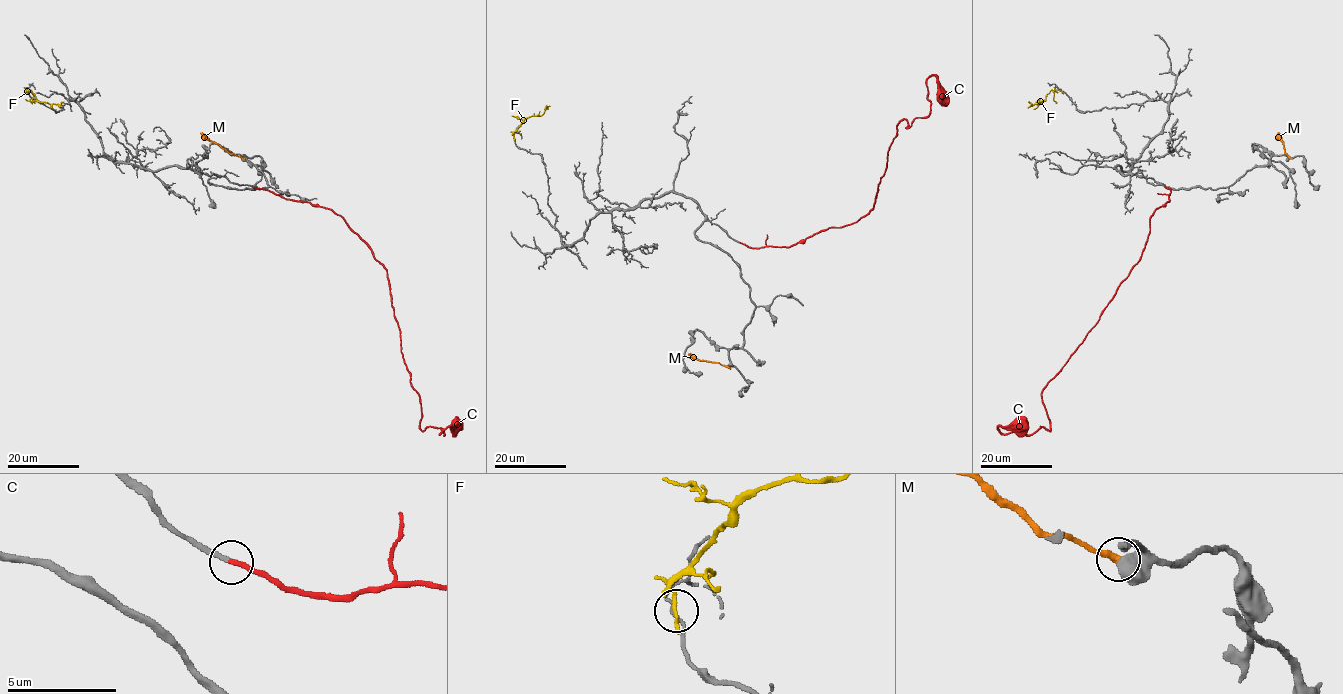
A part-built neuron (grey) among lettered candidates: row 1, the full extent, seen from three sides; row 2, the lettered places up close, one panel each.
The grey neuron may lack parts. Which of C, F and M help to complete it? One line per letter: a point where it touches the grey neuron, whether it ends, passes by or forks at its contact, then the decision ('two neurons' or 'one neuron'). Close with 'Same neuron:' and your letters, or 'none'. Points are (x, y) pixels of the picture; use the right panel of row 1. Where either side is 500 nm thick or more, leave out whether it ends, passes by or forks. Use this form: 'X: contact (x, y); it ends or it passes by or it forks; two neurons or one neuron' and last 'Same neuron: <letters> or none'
C: contact (1165, 187); it ends; one neuron
F: contact (1060, 91); it ends; two neurons
M: contact (1289, 157); two neurons
Same neuron: C

